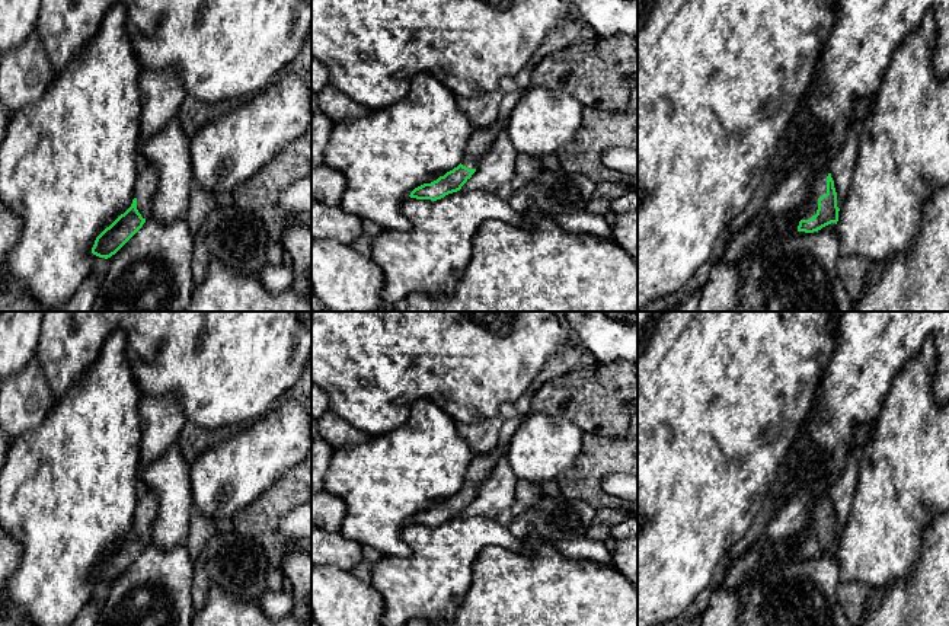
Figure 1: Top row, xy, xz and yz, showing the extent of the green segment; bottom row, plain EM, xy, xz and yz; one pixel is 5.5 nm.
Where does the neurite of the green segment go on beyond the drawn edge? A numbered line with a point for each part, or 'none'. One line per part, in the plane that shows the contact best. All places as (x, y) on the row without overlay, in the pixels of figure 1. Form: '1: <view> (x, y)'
1: yz (818, 511)

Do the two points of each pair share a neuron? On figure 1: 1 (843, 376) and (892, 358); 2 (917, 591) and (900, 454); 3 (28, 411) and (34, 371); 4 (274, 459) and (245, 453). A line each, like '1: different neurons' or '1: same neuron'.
1: same neuron
2: different neurons
3: same neuron
4: same neuron

